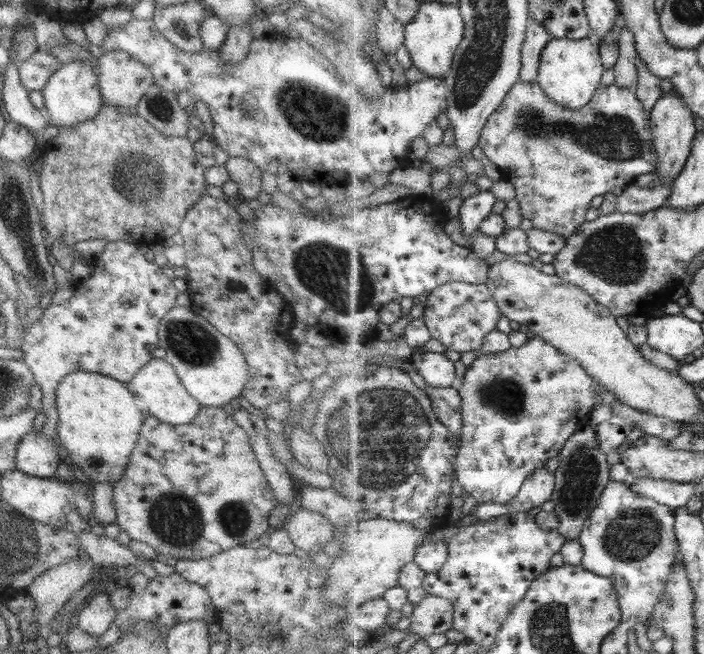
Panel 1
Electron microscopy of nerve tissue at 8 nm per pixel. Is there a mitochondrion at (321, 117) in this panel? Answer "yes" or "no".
yes

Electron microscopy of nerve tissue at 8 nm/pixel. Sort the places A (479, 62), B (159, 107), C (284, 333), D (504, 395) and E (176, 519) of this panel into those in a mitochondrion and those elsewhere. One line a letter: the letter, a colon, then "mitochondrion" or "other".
A: mitochondrion
B: mitochondrion
C: other
D: mitochondrion
E: mitochondrion

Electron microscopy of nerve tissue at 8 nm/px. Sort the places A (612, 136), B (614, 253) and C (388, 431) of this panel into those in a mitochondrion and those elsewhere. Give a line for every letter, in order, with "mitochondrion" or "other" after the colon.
A: mitochondrion
B: mitochondrion
C: mitochondrion

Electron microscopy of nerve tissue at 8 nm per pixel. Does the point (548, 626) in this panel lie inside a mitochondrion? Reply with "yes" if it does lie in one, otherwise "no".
yes

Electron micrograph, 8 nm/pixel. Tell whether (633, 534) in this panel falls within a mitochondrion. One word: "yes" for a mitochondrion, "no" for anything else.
yes

